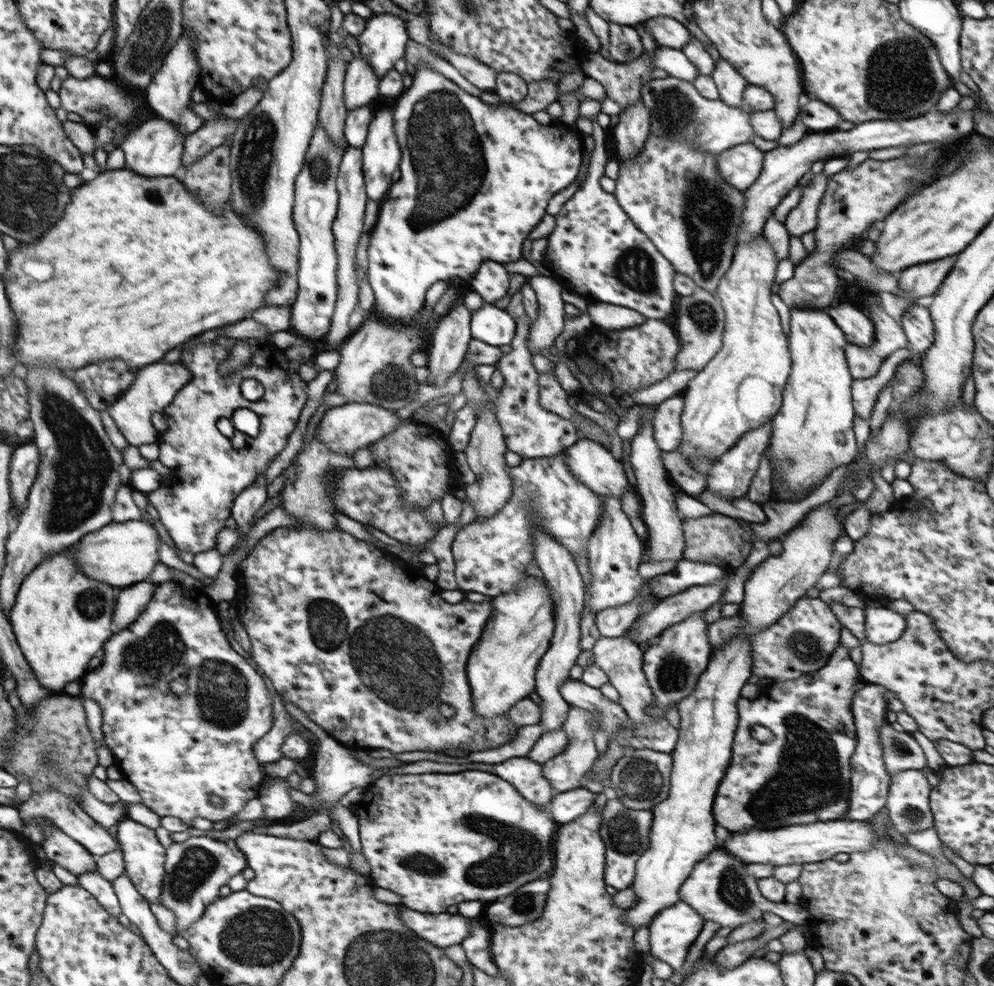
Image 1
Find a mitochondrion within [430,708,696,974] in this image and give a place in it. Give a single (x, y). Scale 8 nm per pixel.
(516, 850)

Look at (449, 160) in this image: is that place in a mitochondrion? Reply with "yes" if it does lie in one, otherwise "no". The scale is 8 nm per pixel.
yes

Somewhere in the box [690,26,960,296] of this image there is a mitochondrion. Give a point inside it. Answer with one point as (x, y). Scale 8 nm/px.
(896, 71)

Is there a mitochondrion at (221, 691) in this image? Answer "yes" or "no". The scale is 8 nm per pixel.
yes

